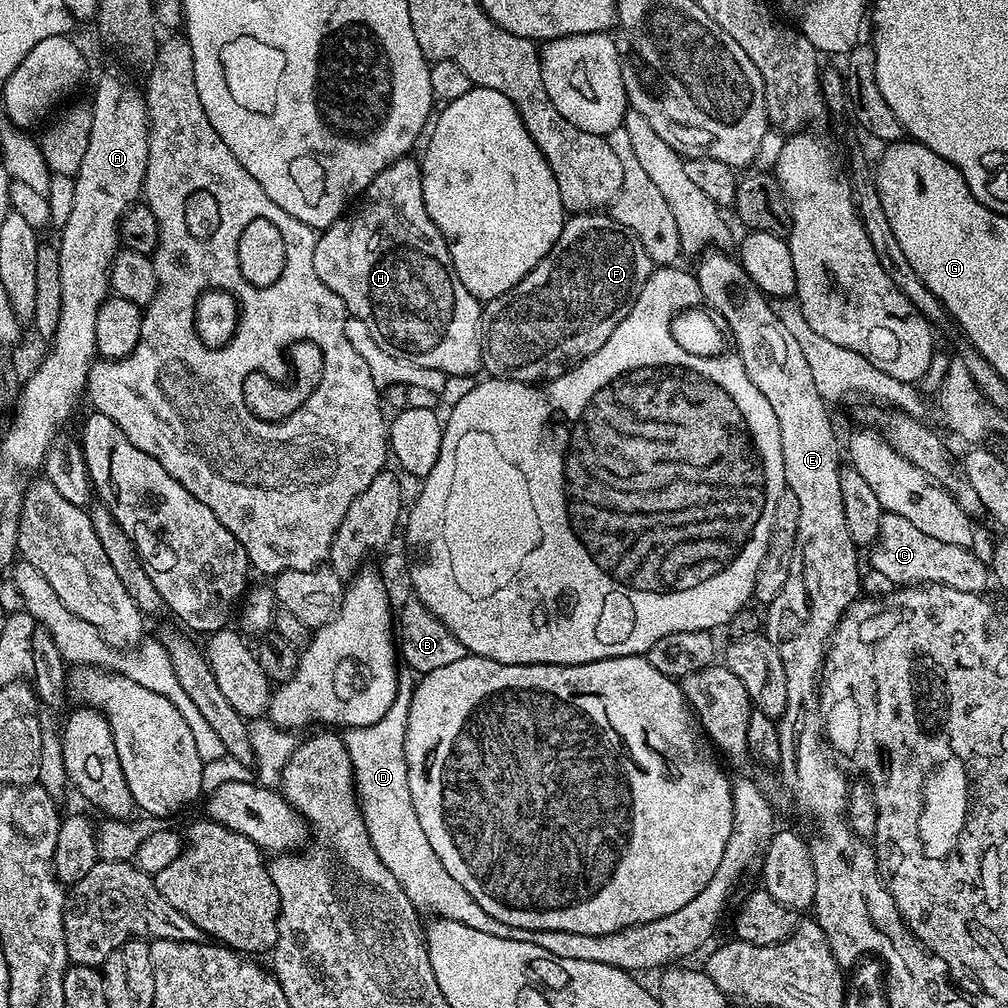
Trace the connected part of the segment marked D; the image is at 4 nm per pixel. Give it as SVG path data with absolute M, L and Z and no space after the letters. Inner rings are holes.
M392 702L390 710L386 710L378 722L365 728L349 728L342 736L354 770L358 807L364 815L370 842L378 858L382 858L382 866L386 866L386 870L398 878L402 890L406 890L410 902L421 913L433 912L433 917L462 922L462 926L482 930L482 934L514 938L518 942L534 942L534 946L542 946L542 950L550 950L550 954L558 958L606 962L606 966L621 968L623 972L641 974L647 968L659 969L669 962L683 961L680 960L683 956L694 955L715 934L740 875L752 863L757 863L758 855L777 827L772 804L764 797L763 790L748 776L735 777L732 780L732 825L730 838L726 838L722 862L718 862L714 878L702 886L698 898L690 898L682 910L674 910L674 914L666 914L666 918L635 924L614 934L570 934L566 930L535 932L506 926L498 922L498 918L490 918L490 914L486 914L486 910L482 910L482 906L478 906L478 902L474 902L474 898L470 898L470 894L466 894L466 890L462 890L462 886L458 886L458 882L446 874L446 866L442 866L442 861L438 859L438 854L434 854L422 831L422 822L418 822L418 814L414 814L414 802L410 798L404 749L407 721L408 712L404 709L404 702Z

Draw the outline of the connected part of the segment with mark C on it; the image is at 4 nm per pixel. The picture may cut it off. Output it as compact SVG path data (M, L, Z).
M885 512L878 526L878 538L871 545L872 560L870 567L882 570L894 586L919 586L922 584L941 584L963 592L983 593L984 587L990 584L990 572L975 556L972 548L950 546L950 542L938 542L930 534L922 534L918 526L913 526L902 514Z

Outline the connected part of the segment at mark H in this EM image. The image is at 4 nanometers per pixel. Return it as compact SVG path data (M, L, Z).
M406 155L386 166L351 209L352 216L350 212L317 235L314 274L318 274L318 278L342 298L351 315L366 322L374 342L378 342L386 354L414 362L414 366L442 370L449 378L472 376L481 371L484 363L484 341L480 330L482 304L470 294L470 290L466 290L466 286L462 286L458 274L445 263L450 261L450 250L426 210L421 161L412 159L411 155Z

